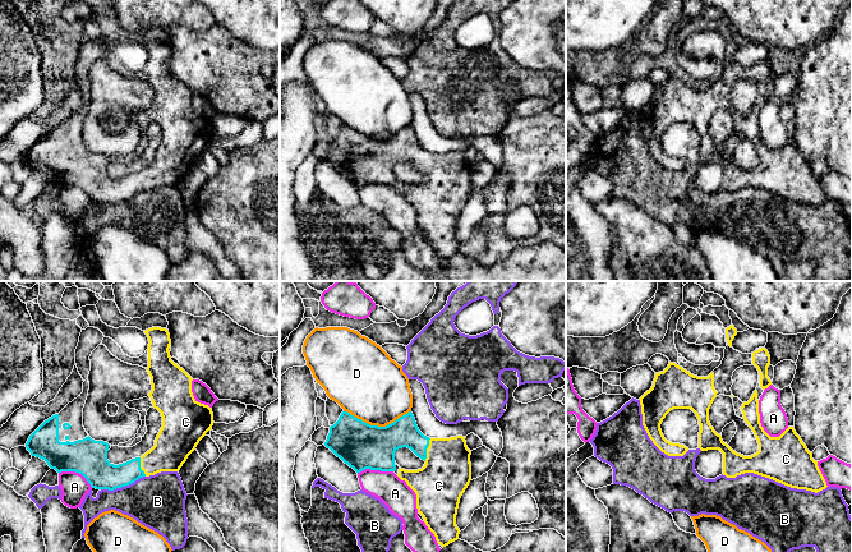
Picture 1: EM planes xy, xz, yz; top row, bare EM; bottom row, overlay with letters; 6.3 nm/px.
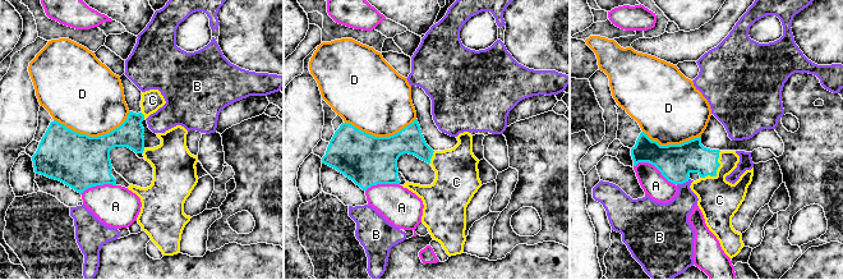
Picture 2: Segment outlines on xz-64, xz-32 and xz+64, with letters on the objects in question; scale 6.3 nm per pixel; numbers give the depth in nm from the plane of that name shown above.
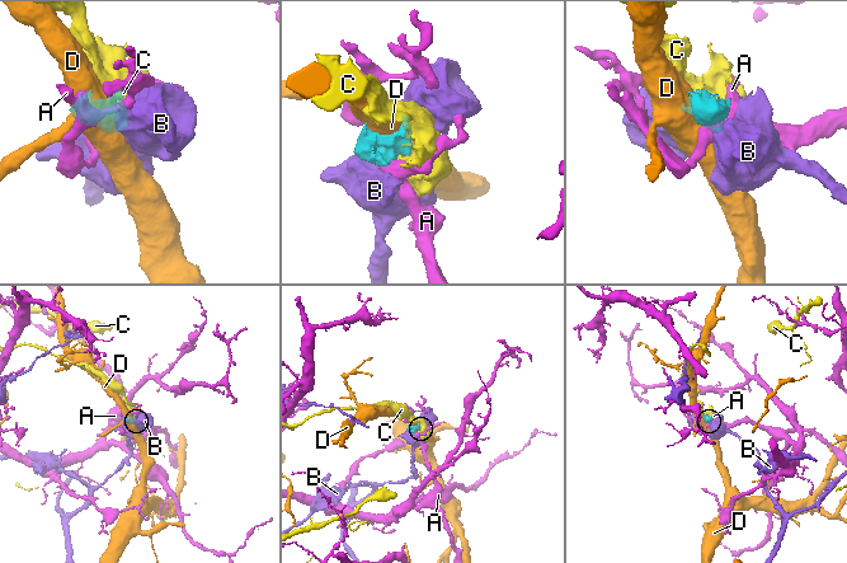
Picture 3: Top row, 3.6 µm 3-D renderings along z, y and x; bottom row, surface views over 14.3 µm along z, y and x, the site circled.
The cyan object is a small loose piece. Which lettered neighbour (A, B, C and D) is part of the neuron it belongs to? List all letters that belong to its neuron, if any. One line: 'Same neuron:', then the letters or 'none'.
Same neuron: C

